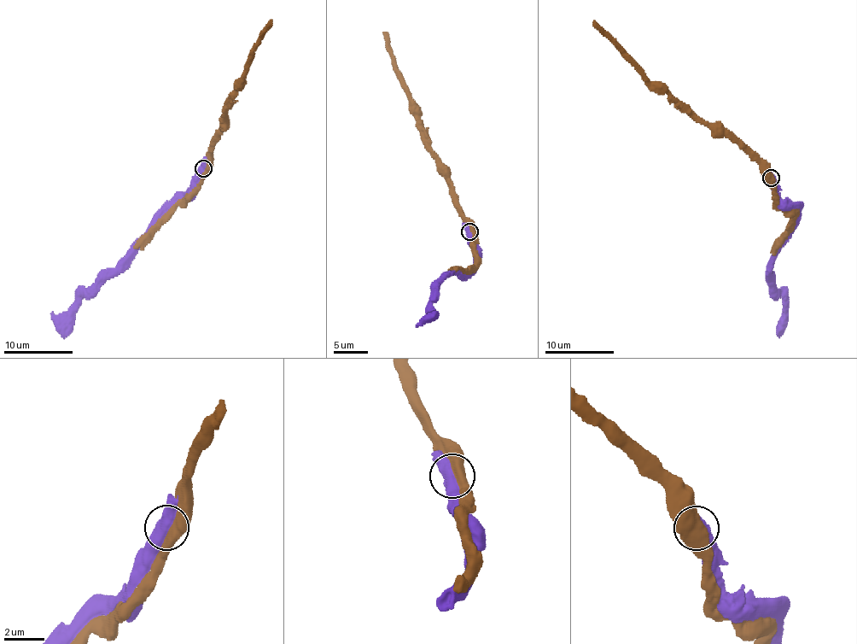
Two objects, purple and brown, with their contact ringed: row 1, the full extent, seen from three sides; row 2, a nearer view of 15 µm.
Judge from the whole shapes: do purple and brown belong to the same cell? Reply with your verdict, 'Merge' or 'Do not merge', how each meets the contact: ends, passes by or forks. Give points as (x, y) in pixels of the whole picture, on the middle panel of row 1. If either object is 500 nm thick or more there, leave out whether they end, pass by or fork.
Do not merge

